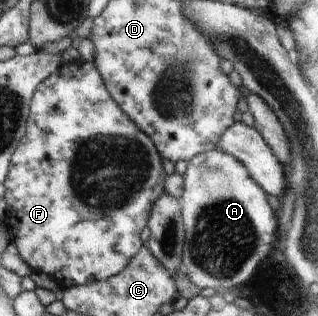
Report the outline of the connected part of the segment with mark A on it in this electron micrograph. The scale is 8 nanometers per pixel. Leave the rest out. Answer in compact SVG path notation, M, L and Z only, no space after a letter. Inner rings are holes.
M215 147L210 151L195 155L183 177L184 193L179 197L185 238L182 248L181 270L200 289L217 289L224 292L245 285L258 269L260 261L270 253L276 239L278 221L268 205L266 192L254 181L244 164L229 153Z

